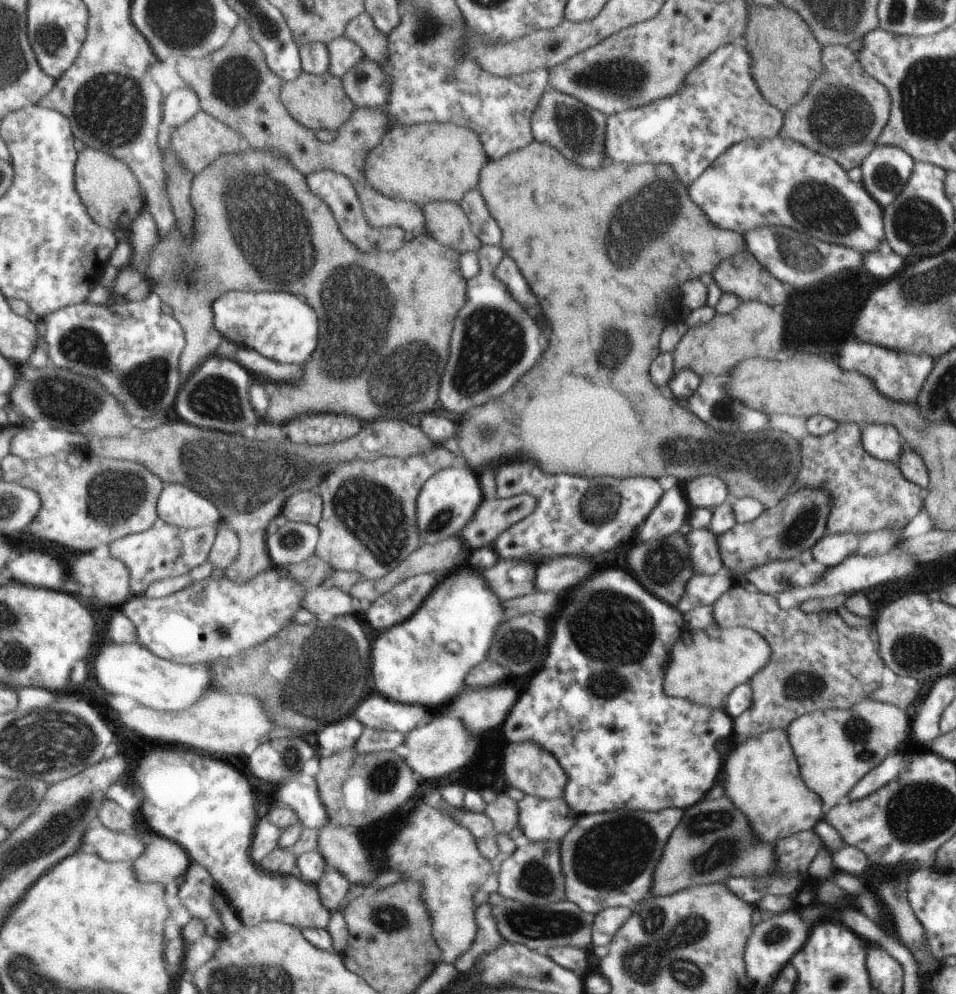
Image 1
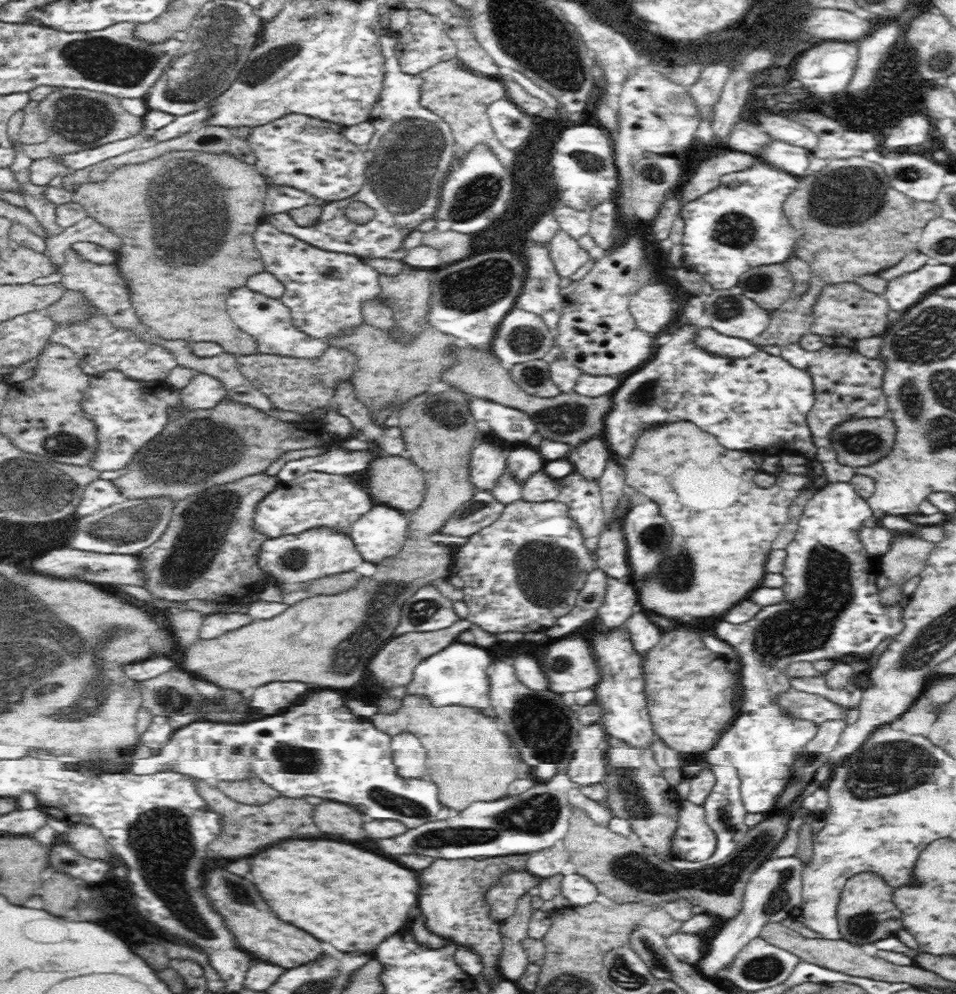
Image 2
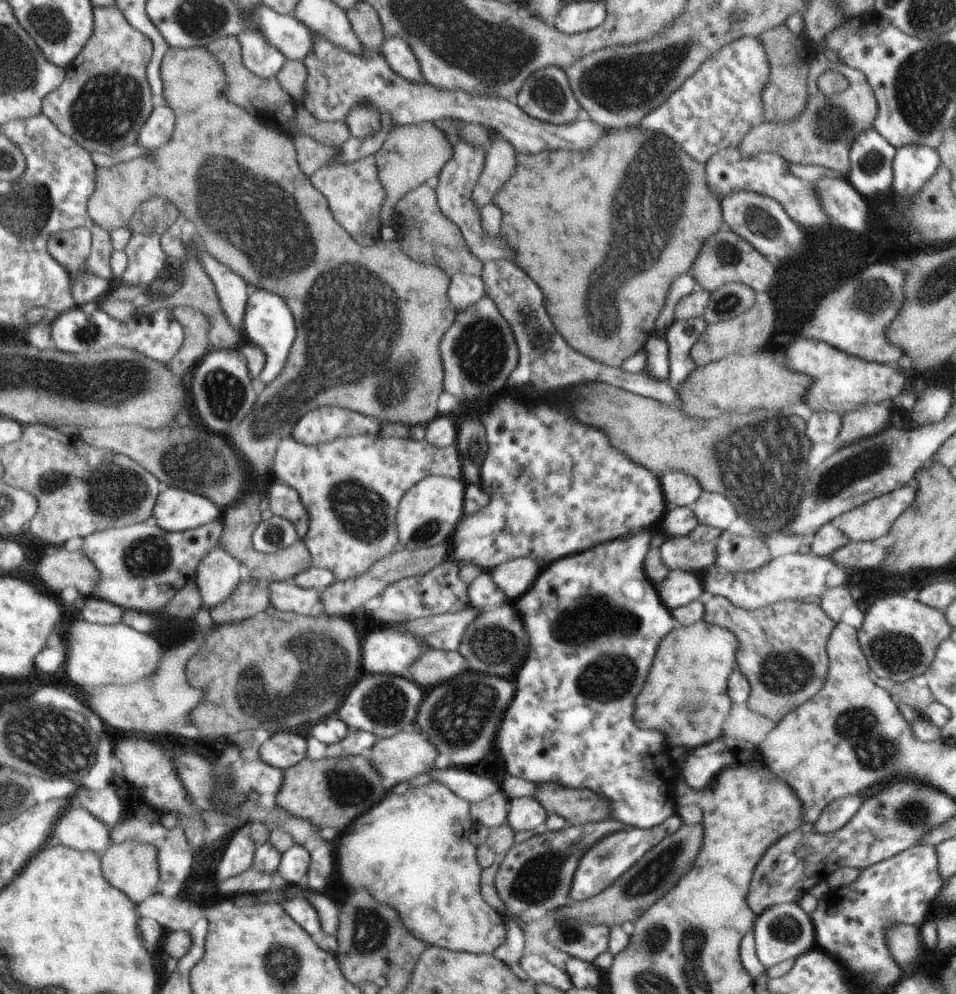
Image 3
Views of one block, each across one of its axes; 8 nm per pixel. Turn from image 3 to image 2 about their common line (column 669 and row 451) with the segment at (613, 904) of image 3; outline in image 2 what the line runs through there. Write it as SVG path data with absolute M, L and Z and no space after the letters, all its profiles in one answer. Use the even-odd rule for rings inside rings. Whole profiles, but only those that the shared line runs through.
M888 416L852 419L836 424L831 436L839 464L856 469L888 456L896 440L896 426Z

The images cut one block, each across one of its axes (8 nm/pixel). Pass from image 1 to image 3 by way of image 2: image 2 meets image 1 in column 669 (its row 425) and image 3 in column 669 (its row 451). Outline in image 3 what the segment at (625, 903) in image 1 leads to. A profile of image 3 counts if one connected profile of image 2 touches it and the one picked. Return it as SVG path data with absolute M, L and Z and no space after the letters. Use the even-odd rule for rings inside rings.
M673 814L673 816L669 816L669 820L665 820L665 822L657 824L657 826L645 829L629 828L629 830L621 830L621 832L609 834L609 836L597 840L595 844L591 844L583 852L581 862L577 864L572 886L568 888L569 901L585 901L591 898L591 896L596 896L599 892L602 892L609 884L613 884L615 880L618 880L619 876L634 865L637 860L644 857L644 854L650 848L653 848L655 844L659 844L661 838L673 834L679 826L681 826L681 820Z

